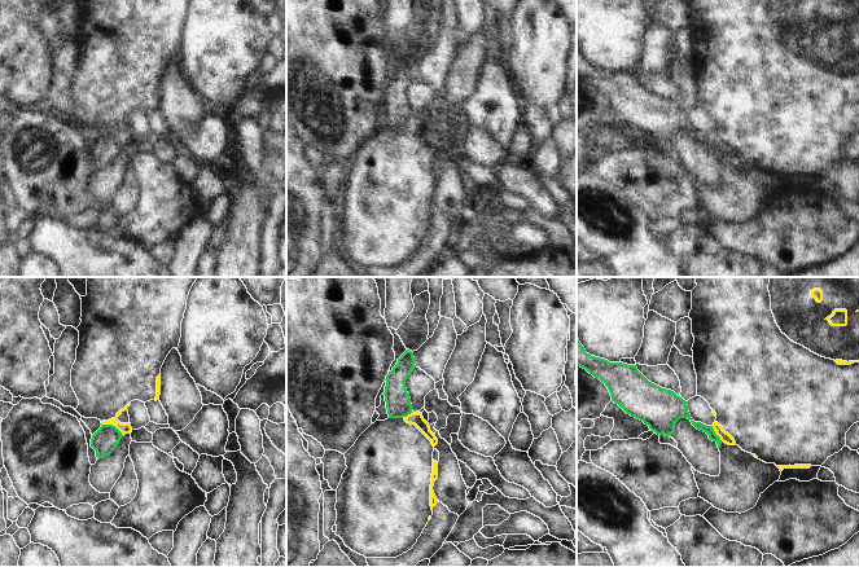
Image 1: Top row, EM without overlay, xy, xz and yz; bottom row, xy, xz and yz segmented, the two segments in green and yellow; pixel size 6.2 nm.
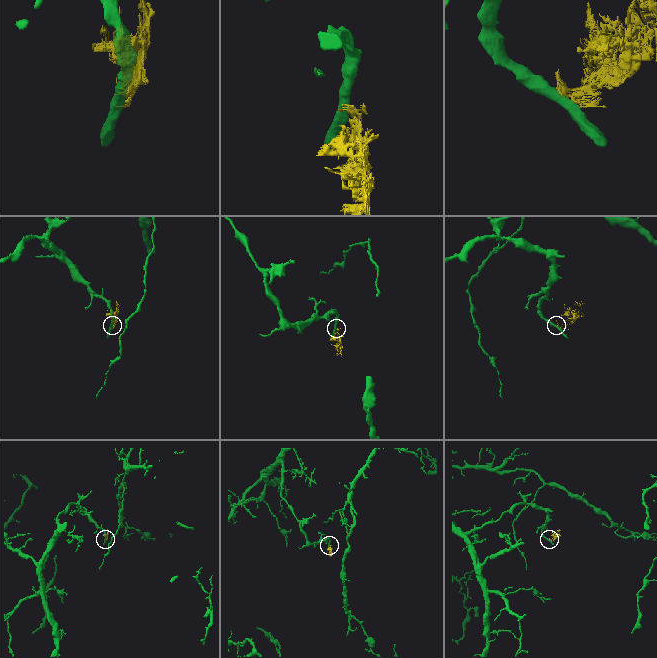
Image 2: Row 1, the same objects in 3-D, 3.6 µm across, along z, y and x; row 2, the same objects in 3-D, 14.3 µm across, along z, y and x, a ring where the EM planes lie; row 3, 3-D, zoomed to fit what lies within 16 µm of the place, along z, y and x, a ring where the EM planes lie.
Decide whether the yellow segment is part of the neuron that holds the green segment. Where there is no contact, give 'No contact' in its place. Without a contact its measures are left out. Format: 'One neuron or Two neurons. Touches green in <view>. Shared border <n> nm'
Two neurons. Touches green in yz. Shared border 130 nm

